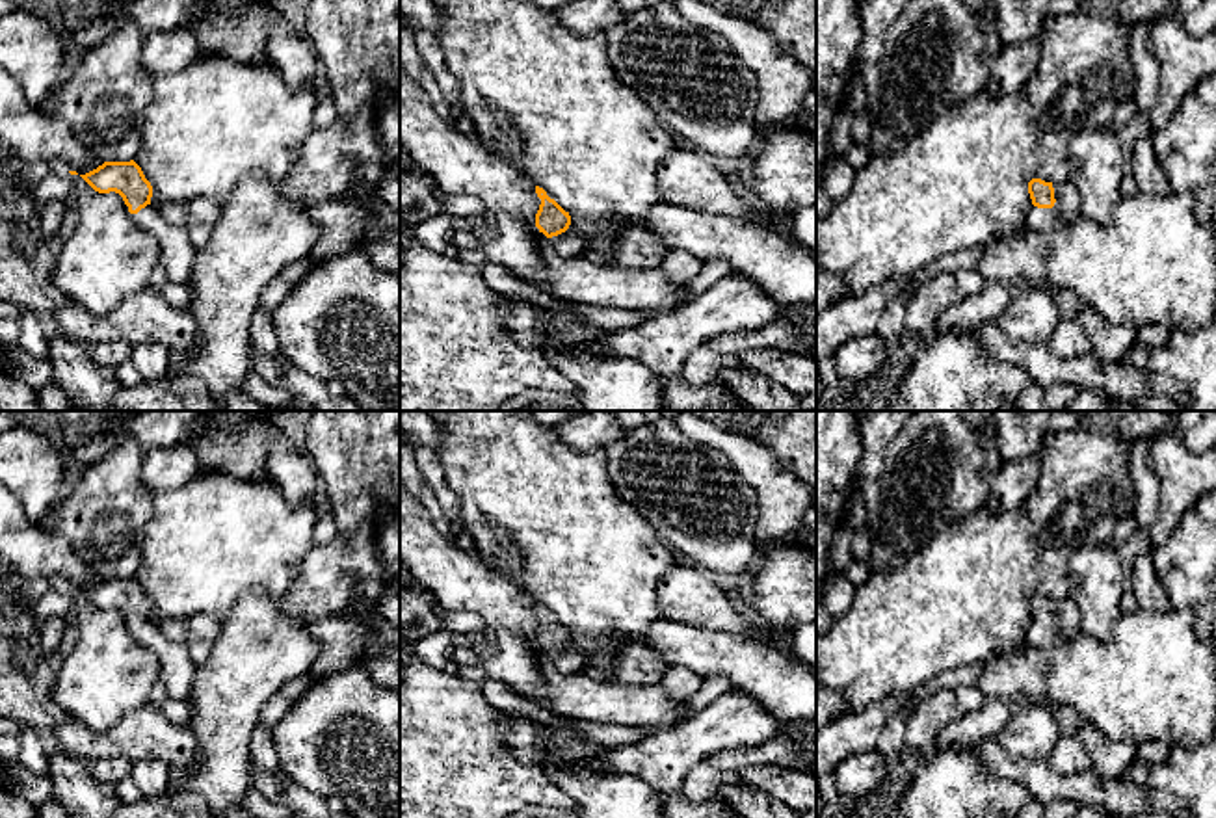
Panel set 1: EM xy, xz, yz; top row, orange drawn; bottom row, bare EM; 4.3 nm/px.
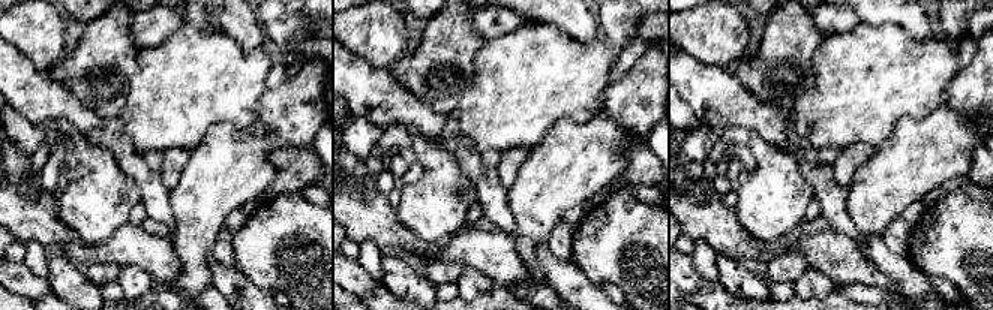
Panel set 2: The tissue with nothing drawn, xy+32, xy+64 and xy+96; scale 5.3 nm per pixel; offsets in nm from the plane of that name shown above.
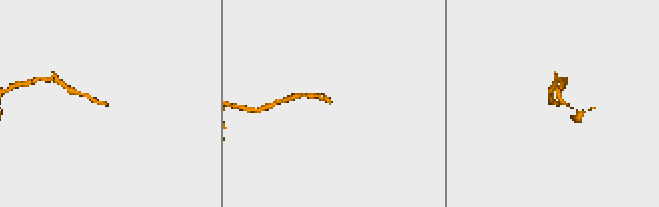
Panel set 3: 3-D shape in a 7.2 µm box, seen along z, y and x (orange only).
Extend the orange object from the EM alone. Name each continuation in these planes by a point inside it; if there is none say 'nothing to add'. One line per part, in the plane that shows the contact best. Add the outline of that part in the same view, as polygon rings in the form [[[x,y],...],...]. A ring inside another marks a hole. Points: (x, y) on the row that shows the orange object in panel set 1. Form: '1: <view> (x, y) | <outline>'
1: yz (1066, 209) | [[[1052,182],[1052,188],[1054,206],[1038,208],[1032,204],[1024,218],[1024,229],[1052,231],[1082,216],[1078,193],[1069,182]]]

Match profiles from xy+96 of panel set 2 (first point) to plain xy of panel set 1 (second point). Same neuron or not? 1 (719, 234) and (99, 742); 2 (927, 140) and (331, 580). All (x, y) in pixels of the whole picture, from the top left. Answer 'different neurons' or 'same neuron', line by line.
1: different neurons
2: different neurons

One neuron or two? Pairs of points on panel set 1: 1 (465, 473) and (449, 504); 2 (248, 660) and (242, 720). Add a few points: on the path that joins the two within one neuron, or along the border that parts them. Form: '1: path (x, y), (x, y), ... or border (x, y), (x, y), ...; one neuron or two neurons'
1: border (437, 454), (445, 482), (460, 502), (460, 523); two neurons
2: path (242, 675), (242, 705); one neuron

